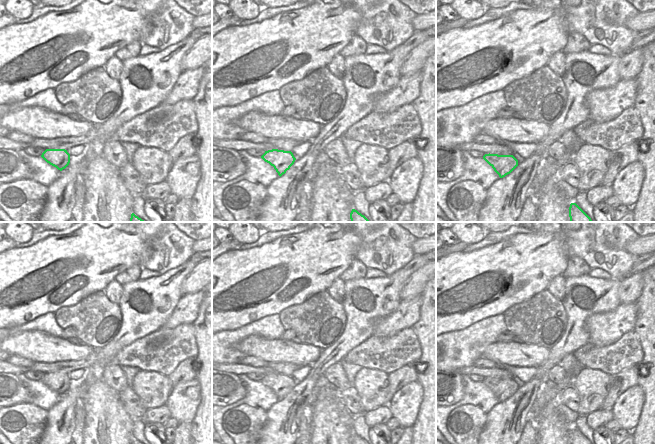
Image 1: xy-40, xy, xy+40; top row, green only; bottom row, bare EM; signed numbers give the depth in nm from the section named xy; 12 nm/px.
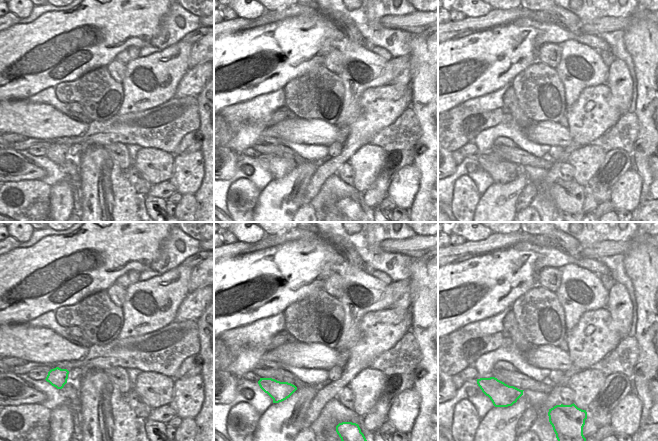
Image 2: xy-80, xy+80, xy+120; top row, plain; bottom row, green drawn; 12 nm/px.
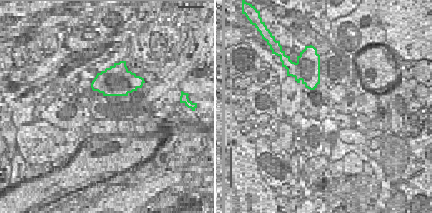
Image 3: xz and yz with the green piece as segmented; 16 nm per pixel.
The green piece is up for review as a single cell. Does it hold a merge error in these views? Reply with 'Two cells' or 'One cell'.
Two cells.

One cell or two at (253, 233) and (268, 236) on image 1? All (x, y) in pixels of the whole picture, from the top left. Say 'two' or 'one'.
two

